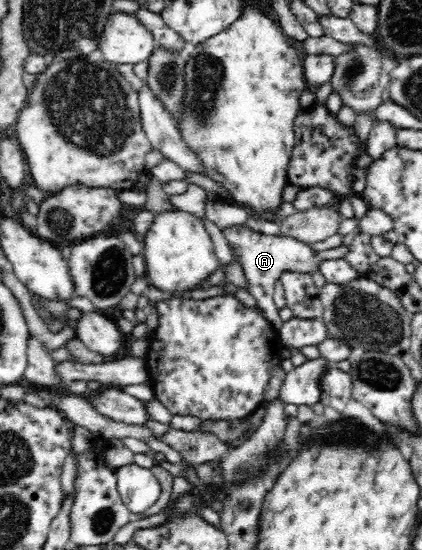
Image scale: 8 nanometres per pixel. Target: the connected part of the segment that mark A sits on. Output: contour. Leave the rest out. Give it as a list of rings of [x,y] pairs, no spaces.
[[[234,224],[228,228],[220,228],[226,244],[232,252],[234,260],[244,271],[244,276],[248,280],[248,292],[257,300],[257,304],[272,326],[277,330],[282,326],[282,319],[278,314],[279,309],[274,304],[272,295],[274,294],[274,282],[282,277],[284,272],[313,273],[319,271],[319,263],[315,259],[315,250],[301,240],[296,240],[292,236],[262,234],[257,230],[252,230],[245,224]]]

